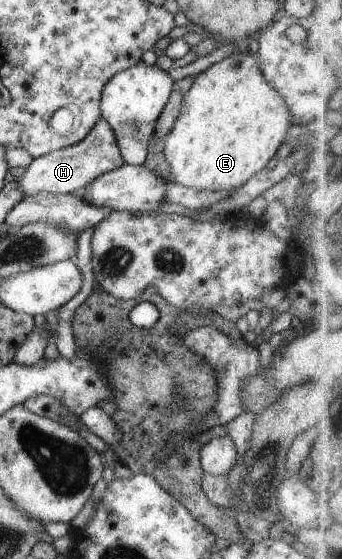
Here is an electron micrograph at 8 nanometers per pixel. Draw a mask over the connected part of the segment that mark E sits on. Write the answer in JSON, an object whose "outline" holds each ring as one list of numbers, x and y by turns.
{"outline":[[241,51,233,52,231,56,227,56,221,62,217,62,217,64,213,64,204,72,197,74,193,86,184,94,182,112,179,114,177,120,175,120,171,133,163,139,163,153,172,173,172,182,197,191,233,191,245,185,257,172,267,167,269,161,276,156,280,146,290,137,293,132,291,122,292,116,290,115,287,104,279,96,278,92,267,83,267,80,263,78,263,74,257,65,256,56,251,52,248,54,243,54]]}

